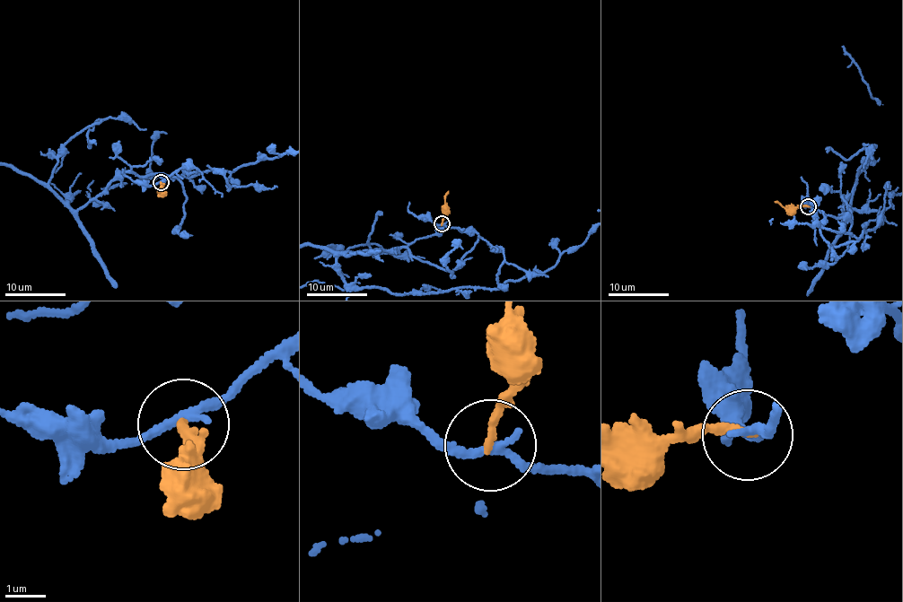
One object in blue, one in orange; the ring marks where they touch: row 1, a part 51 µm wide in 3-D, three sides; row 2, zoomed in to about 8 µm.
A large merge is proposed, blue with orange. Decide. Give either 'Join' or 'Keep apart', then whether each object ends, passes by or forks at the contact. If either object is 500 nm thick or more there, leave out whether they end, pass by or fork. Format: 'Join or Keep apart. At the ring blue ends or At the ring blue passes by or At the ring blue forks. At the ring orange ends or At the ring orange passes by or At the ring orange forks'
Keep apart. At the ring blue passes by. At the ring orange ends

